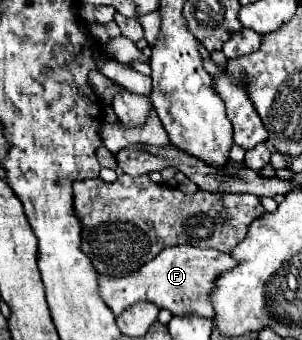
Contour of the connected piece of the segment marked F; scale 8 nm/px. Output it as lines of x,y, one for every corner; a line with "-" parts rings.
172,246
164,248
154,260
144,264
138,272
128,276
100,276
100,296
108,304
108,308
118,316
122,310
132,306
134,302
148,300
158,308
168,308
172,314
186,316
198,314
202,318
214,318
214,308
210,304
210,292
218,276
236,266
230,254
220,250
196,248
196,246

